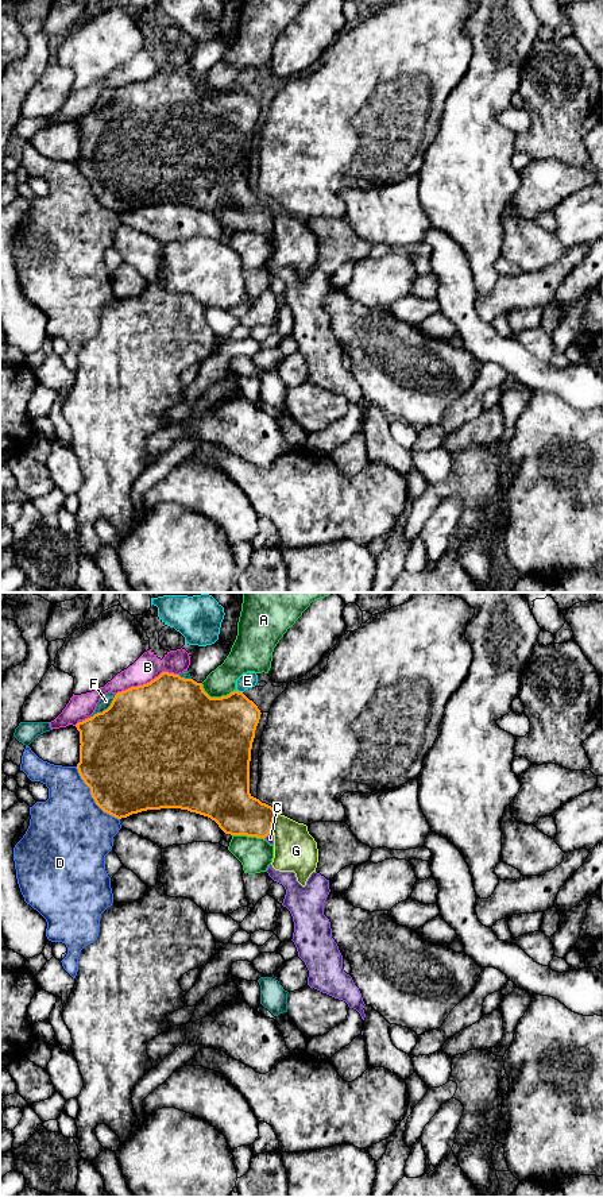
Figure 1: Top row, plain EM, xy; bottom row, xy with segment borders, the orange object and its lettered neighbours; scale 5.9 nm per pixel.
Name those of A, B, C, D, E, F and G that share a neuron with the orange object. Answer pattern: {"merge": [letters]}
{"merge": ["C"]}

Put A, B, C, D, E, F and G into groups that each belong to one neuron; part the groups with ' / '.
A / B / C / D / E / F / G

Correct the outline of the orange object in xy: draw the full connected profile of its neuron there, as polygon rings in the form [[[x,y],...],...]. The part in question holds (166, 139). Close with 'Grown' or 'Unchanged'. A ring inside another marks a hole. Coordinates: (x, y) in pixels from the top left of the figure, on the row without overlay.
[[[162,67],[158,73],[147,80],[131,82],[125,86],[117,88],[107,105],[97,108],[76,120],[77,126],[80,127],[81,139],[80,158],[77,159],[77,165],[84,178],[90,184],[90,190],[96,200],[104,208],[117,215],[147,205],[181,204],[210,213],[225,229],[263,233],[270,240],[274,240],[272,219],[277,208],[271,201],[262,198],[250,189],[251,144],[260,109],[262,108],[258,101],[243,88],[233,86],[227,92],[210,93],[204,86],[201,78],[197,78],[193,74],[181,73],[179,70]]]. Grown

